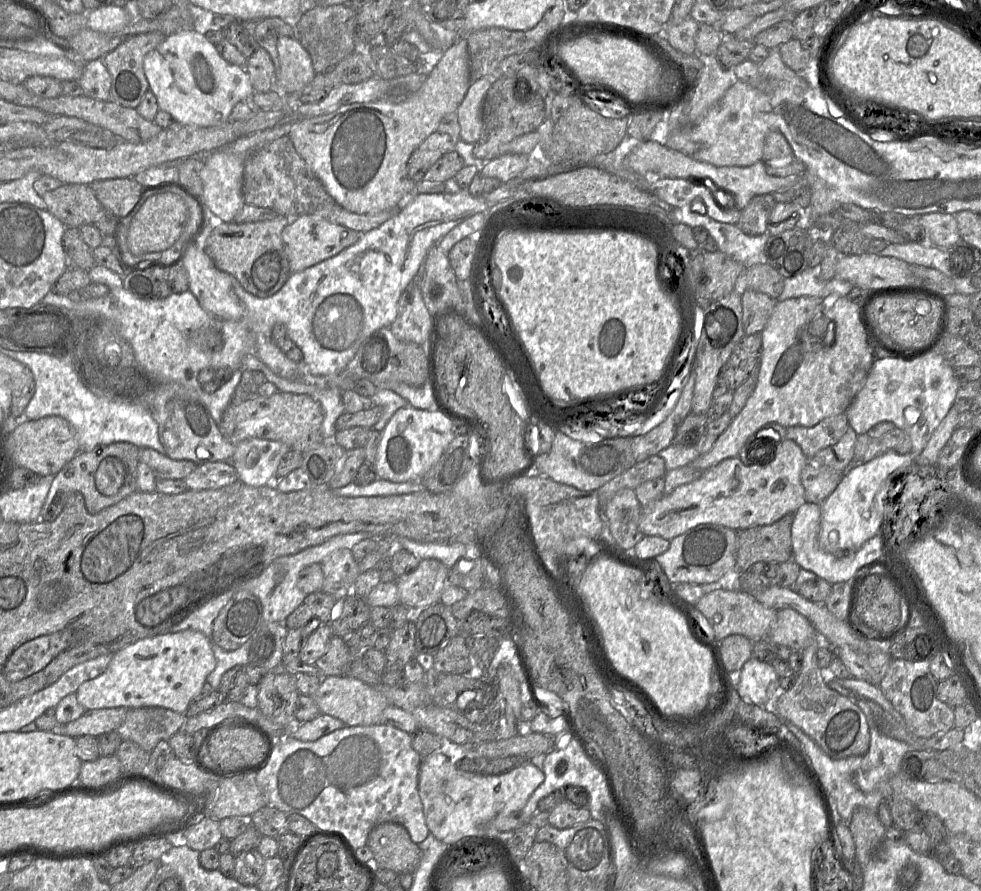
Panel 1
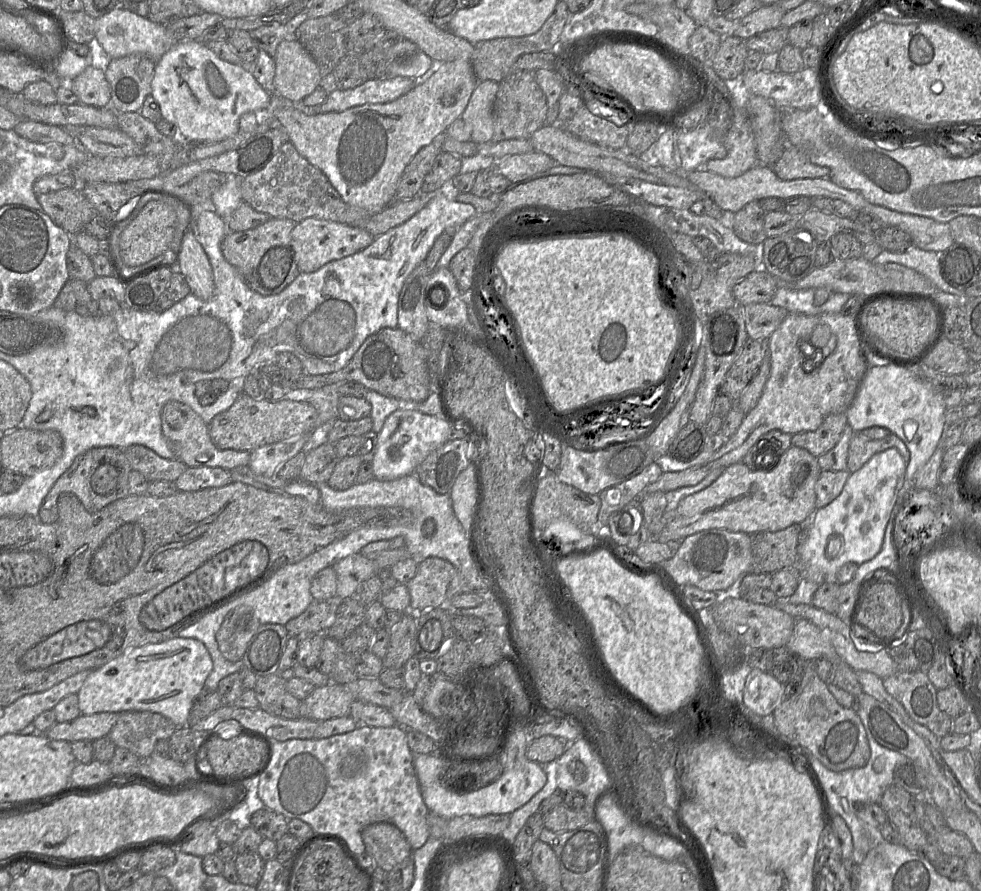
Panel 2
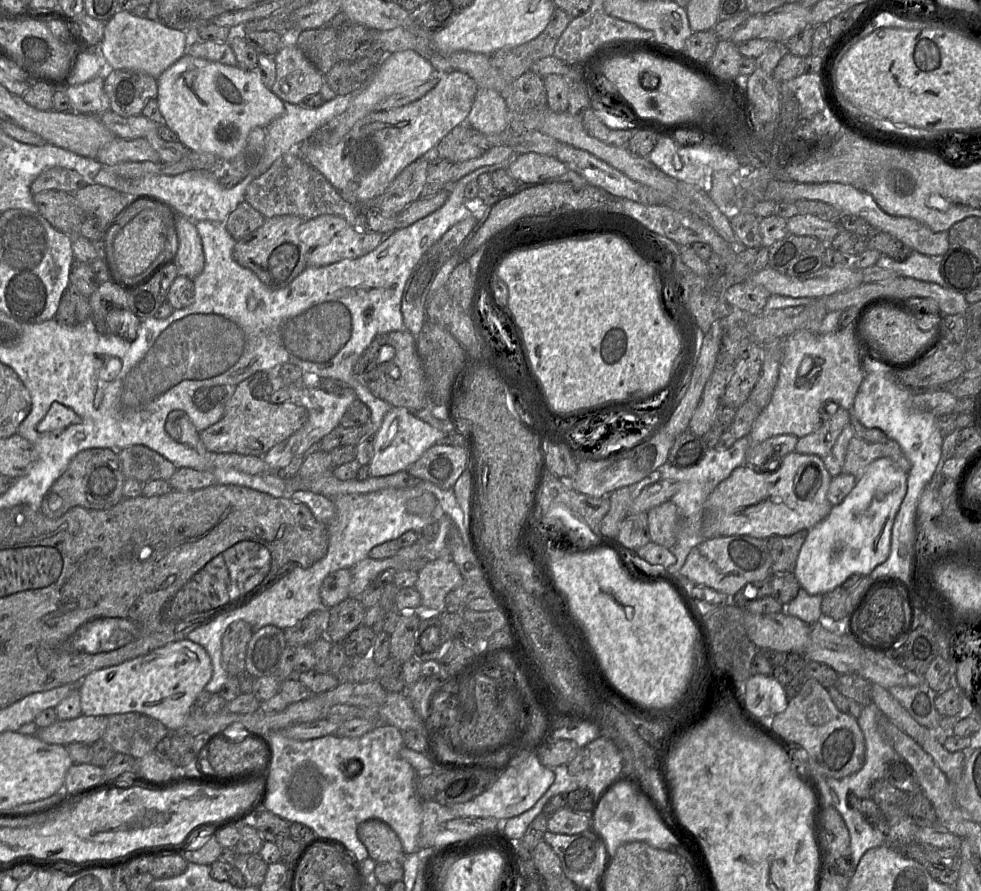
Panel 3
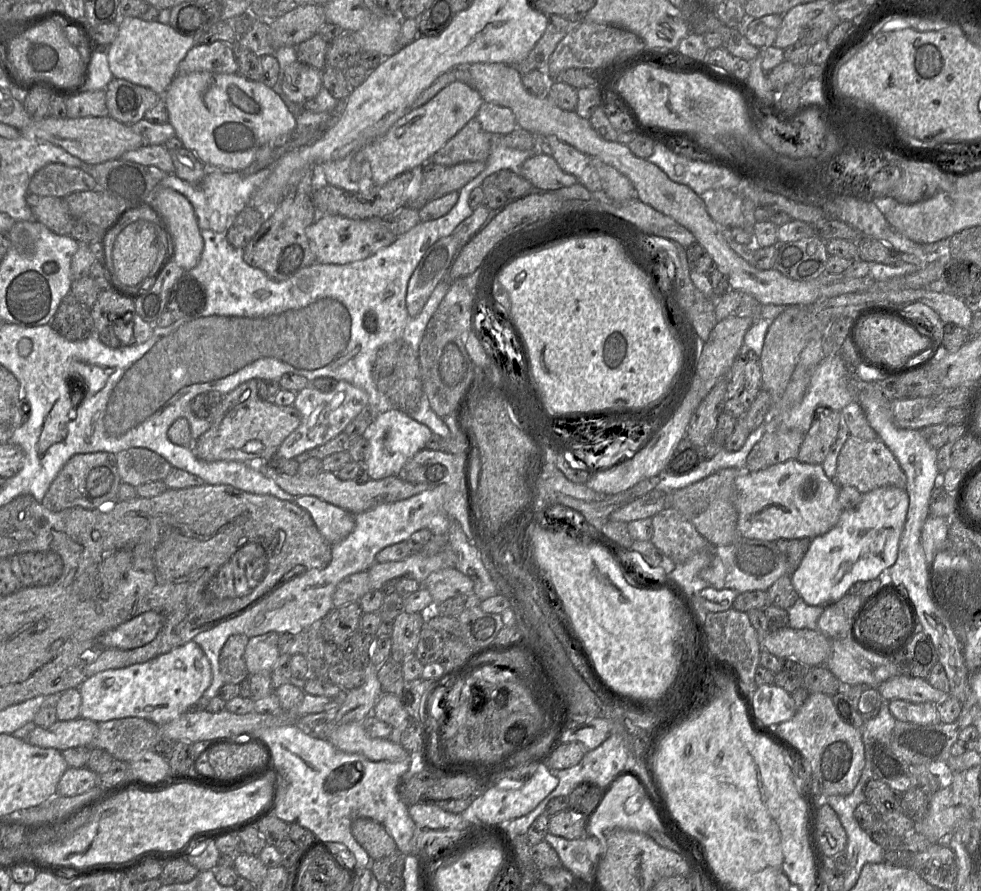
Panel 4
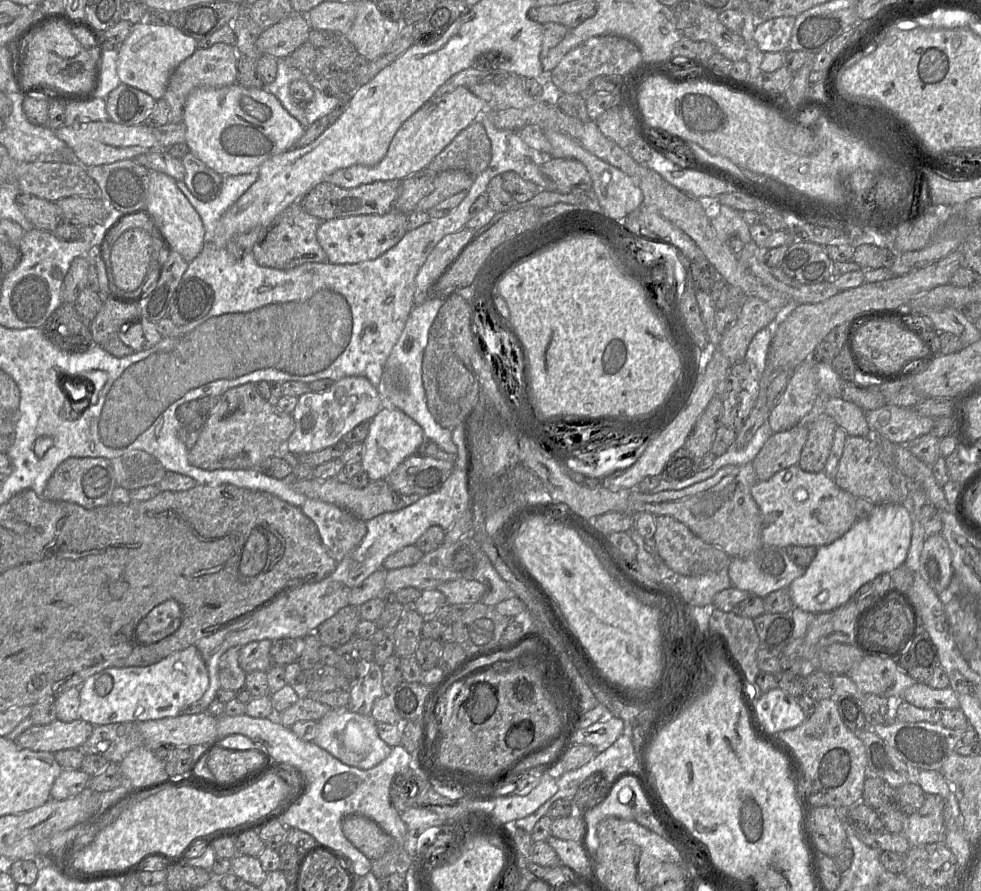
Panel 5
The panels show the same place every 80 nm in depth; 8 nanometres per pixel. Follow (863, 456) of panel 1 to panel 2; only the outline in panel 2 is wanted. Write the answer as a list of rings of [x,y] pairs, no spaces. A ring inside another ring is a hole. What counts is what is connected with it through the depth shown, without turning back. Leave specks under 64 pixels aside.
[[[872,426],[855,432],[849,444],[847,470],[850,473],[859,470],[874,454],[890,448],[897,449],[908,464],[910,453],[907,446],[887,428]]]

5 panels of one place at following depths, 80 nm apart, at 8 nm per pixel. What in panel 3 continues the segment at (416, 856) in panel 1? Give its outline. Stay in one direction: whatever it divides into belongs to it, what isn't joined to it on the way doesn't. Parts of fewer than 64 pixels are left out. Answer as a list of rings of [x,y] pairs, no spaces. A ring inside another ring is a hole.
[[[371,819],[357,828],[357,836],[375,862],[401,863],[405,855],[397,834],[386,823]]]

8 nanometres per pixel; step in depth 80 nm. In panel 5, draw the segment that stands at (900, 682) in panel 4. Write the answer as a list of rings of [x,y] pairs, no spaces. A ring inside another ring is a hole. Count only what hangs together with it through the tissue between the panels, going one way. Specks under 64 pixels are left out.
[[[916,682],[900,694],[900,700],[925,709],[960,708],[958,698],[952,688],[934,689],[927,683]]]

